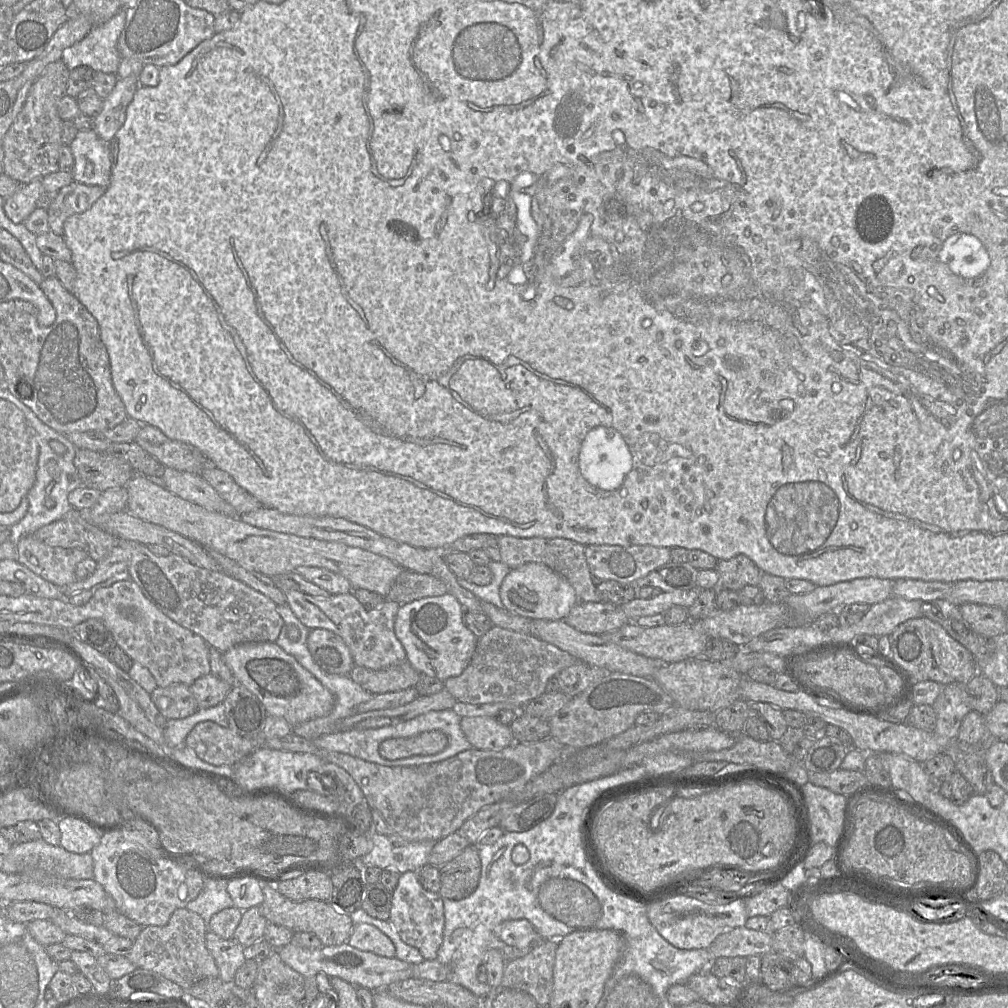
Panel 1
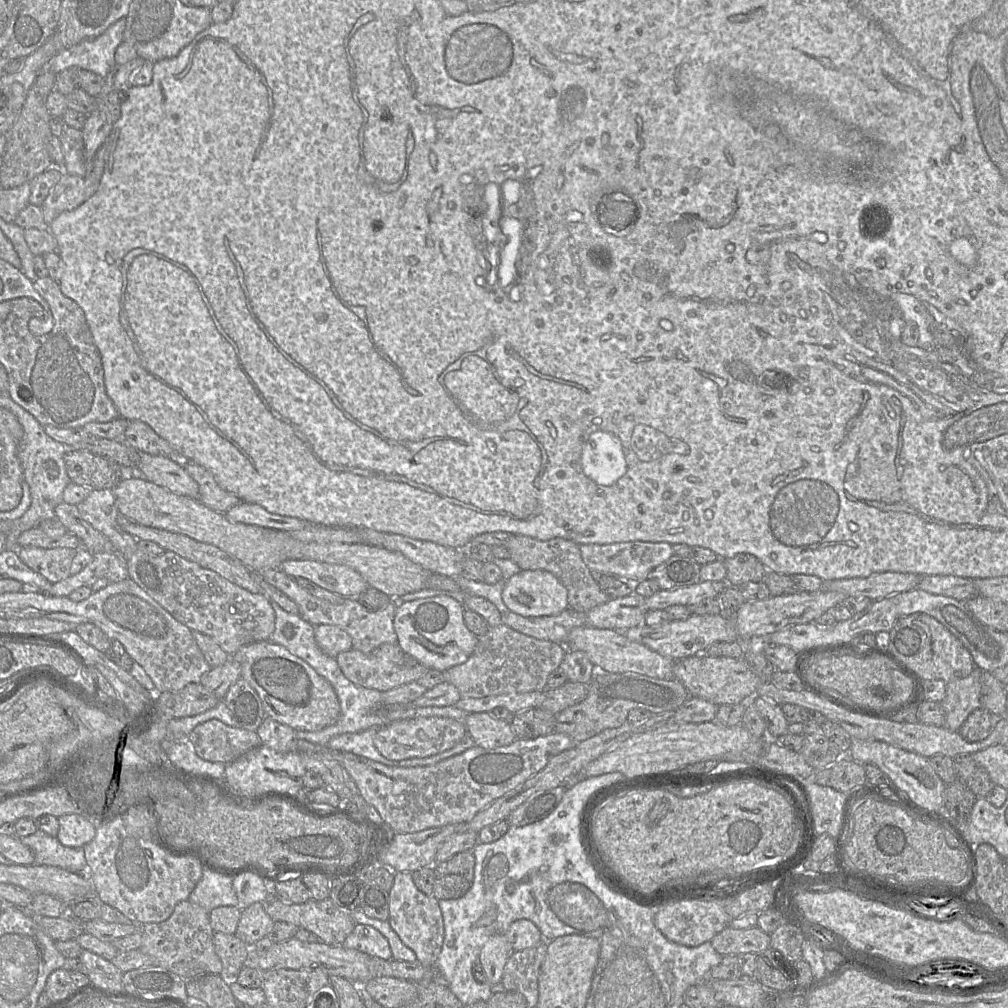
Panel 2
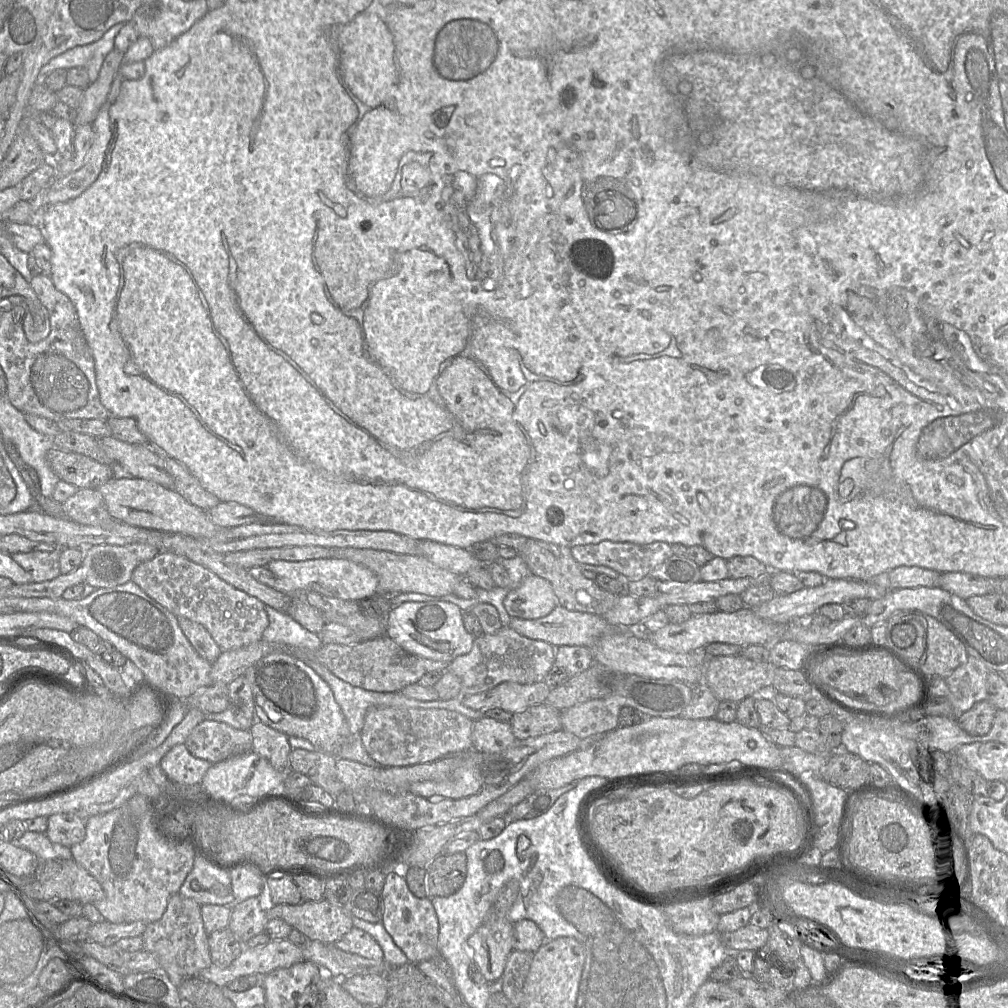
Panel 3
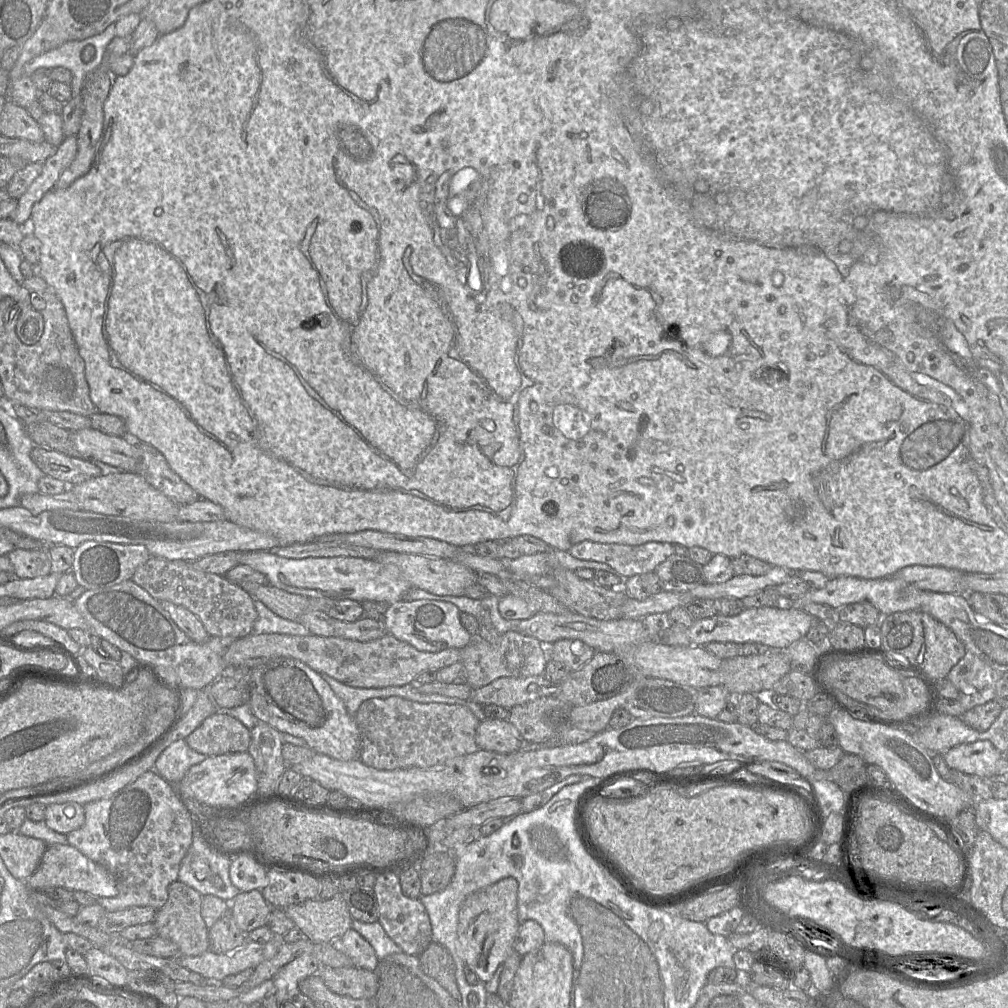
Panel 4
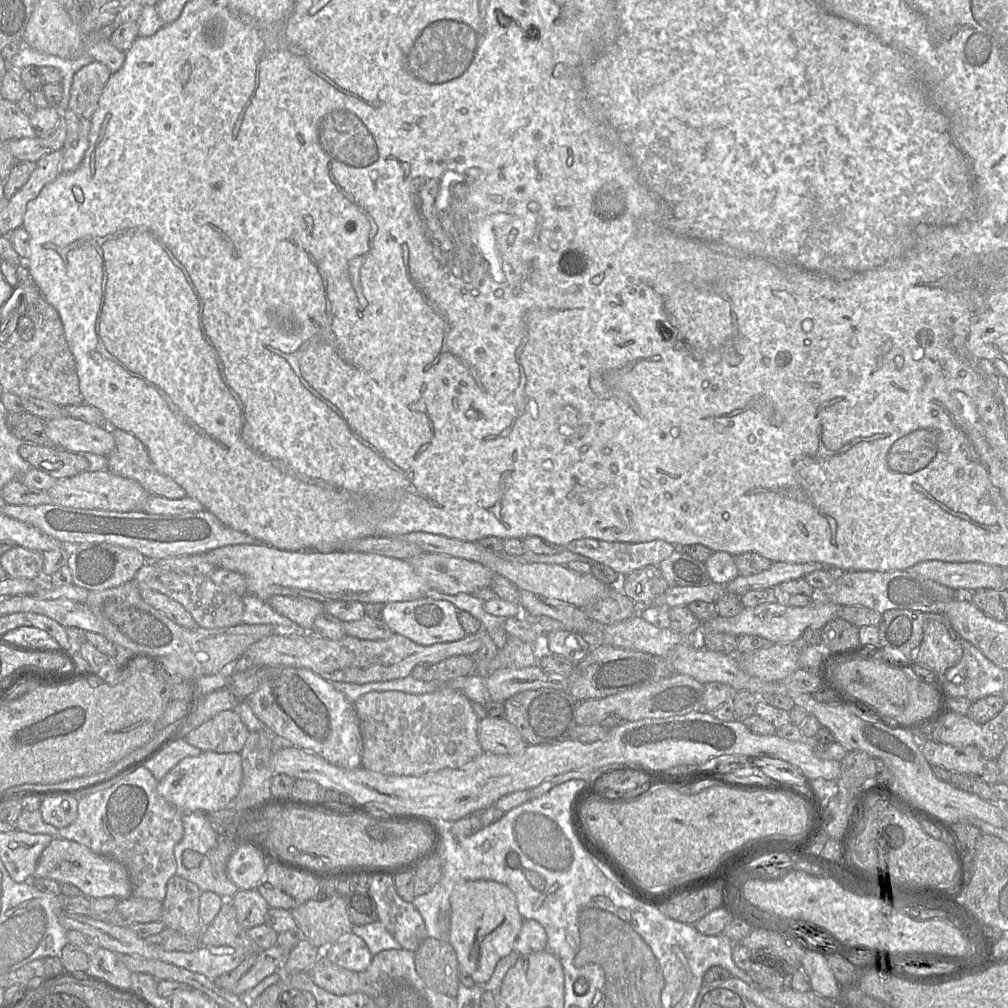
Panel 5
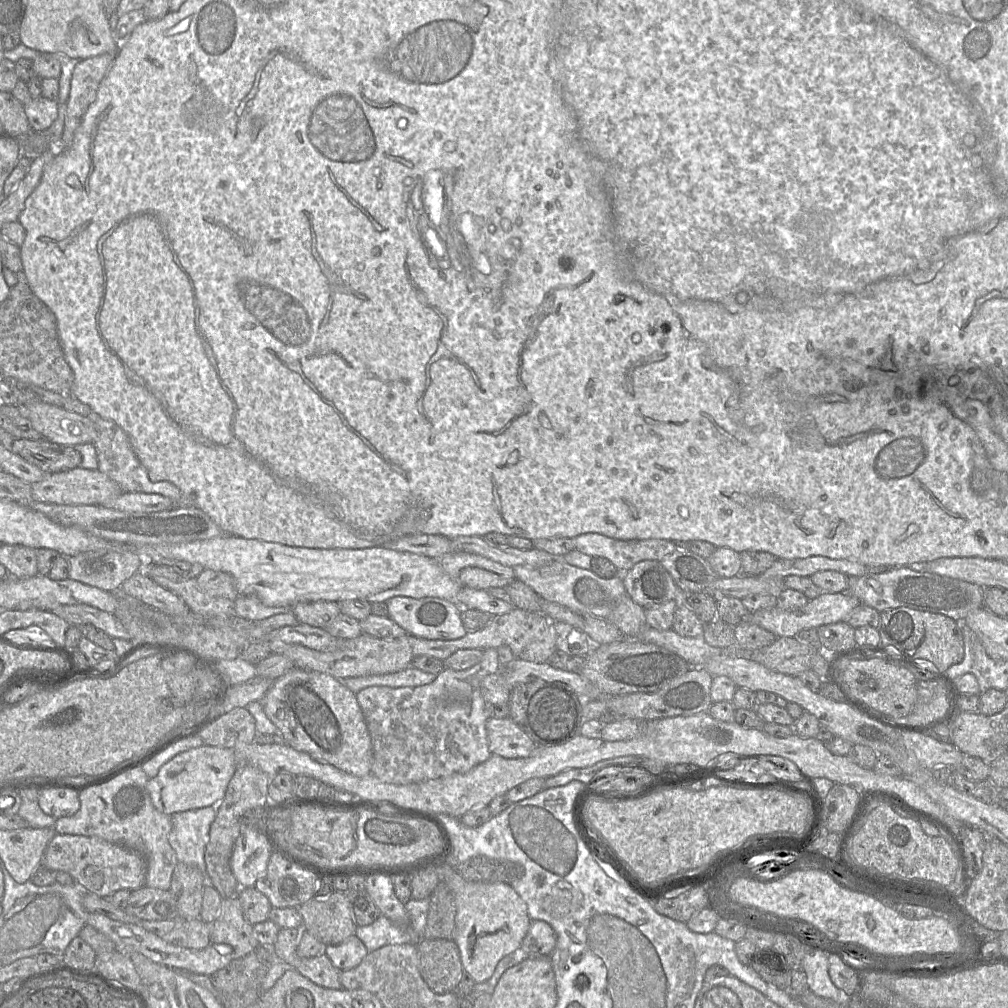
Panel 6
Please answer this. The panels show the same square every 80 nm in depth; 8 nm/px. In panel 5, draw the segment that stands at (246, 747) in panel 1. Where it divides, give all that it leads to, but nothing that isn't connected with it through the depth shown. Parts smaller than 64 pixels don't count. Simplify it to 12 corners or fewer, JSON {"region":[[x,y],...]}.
{"region":[[226,710],[185,739],[203,752],[240,753],[249,734]]}

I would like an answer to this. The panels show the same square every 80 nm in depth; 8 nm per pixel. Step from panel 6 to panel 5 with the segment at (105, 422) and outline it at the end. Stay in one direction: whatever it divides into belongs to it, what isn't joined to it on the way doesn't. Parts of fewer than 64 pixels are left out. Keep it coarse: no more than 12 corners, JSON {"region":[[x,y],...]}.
{"region":[[110,429],[111,473],[139,482],[152,495],[187,497],[157,470],[136,436]]}

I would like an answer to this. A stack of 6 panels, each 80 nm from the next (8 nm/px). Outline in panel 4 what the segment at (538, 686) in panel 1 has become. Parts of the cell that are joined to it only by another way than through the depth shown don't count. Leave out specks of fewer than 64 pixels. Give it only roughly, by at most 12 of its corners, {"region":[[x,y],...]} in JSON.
{"region":[[516,631],[474,638],[461,661],[473,689],[543,675],[548,647]]}

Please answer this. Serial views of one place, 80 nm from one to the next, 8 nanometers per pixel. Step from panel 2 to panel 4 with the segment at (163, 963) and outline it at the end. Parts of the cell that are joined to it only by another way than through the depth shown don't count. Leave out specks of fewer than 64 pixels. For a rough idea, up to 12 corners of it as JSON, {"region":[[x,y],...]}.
{"region":[[179,880],[153,922],[179,955],[209,950],[202,895]]}

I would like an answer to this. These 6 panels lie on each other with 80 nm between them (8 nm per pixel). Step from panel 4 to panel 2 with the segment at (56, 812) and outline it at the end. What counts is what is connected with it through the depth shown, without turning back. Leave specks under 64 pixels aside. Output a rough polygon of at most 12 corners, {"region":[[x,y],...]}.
{"region":[[80,814],[58,818],[58,841],[83,847],[96,834],[95,821]]}

